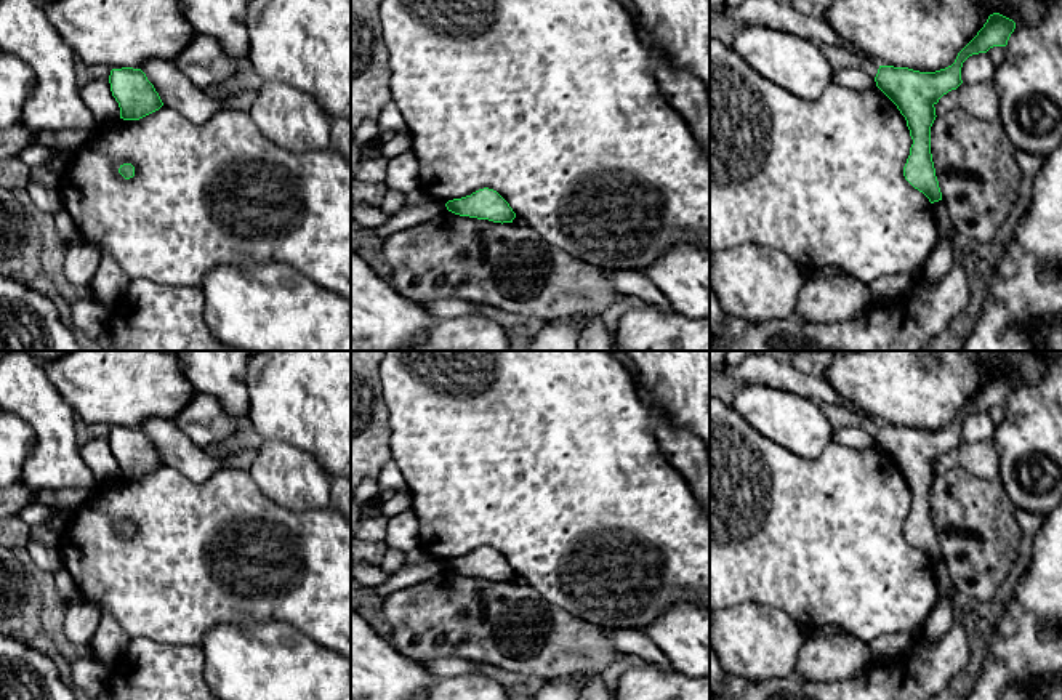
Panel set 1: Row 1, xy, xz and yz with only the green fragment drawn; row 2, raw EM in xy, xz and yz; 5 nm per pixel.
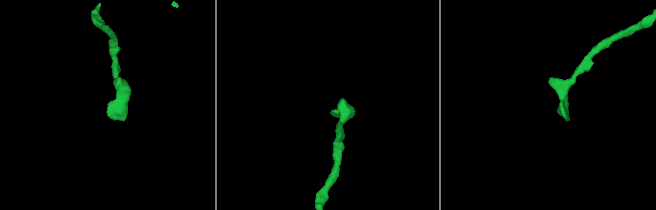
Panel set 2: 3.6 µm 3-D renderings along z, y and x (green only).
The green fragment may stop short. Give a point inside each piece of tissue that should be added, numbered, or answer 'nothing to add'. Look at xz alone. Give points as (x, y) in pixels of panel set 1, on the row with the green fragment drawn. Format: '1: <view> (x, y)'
nothing to add

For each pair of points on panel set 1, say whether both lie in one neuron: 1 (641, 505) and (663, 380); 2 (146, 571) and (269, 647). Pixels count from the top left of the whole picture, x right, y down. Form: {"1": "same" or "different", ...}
{"1": "different", "2": "different"}

